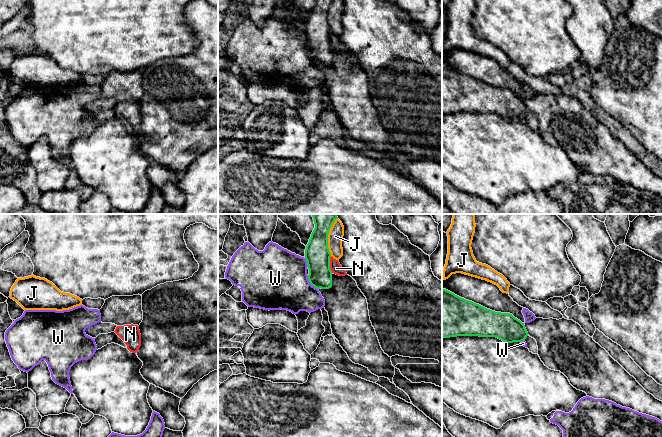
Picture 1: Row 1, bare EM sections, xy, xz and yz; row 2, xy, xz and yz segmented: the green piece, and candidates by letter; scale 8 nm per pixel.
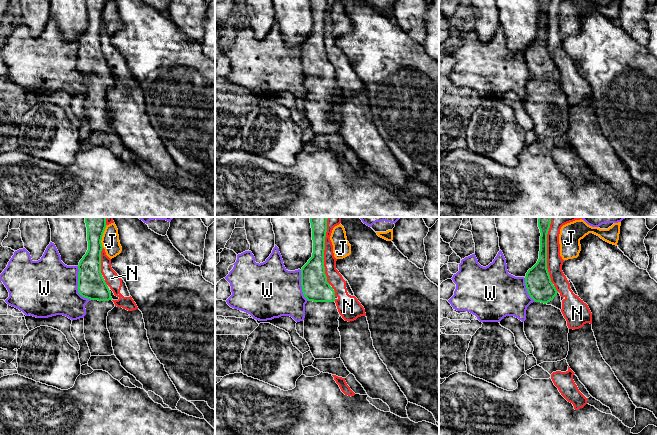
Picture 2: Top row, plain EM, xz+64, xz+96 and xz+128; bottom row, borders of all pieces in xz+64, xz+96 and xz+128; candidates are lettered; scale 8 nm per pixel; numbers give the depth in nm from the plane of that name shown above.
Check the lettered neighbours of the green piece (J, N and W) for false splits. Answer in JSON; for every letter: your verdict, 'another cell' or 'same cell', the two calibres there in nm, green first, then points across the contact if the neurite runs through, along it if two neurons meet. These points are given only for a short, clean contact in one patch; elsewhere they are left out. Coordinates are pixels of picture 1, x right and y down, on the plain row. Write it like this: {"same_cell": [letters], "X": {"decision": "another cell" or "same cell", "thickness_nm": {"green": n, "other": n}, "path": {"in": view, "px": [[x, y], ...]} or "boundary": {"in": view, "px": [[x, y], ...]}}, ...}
{"same_cell": [], "J": {"decision": "another cell", "thickness_nm": {"green": 200, "other": 120}, "boundary": {"in": "xz", "px": [[333, 0], [328, 10], [328, 26], [330, 31]]}}, "N": {"decision": "another cell", "thickness_nm": {"green": 200, "other": 90}}, "W": {"decision": "another cell", "thickness_nm": {"green": 200, "other": 460}, "boundary": {"in": "xz", "px": [[307, 51], [308, 57], [317, 65]]}}}

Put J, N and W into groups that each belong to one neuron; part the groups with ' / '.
J / N / W

